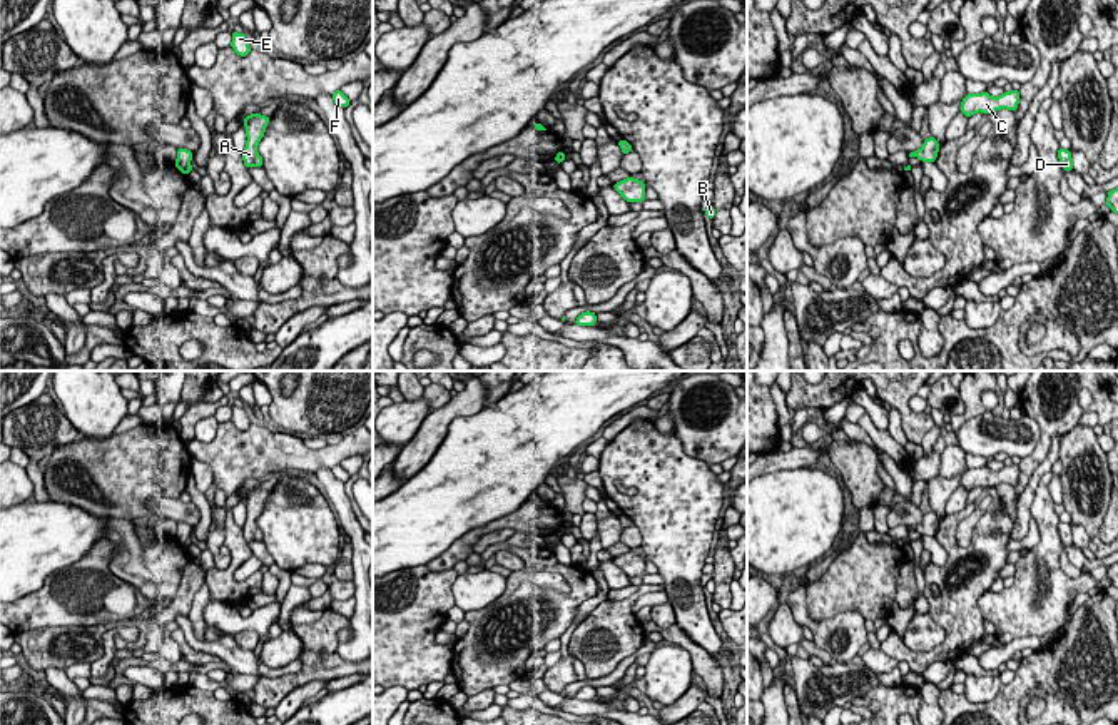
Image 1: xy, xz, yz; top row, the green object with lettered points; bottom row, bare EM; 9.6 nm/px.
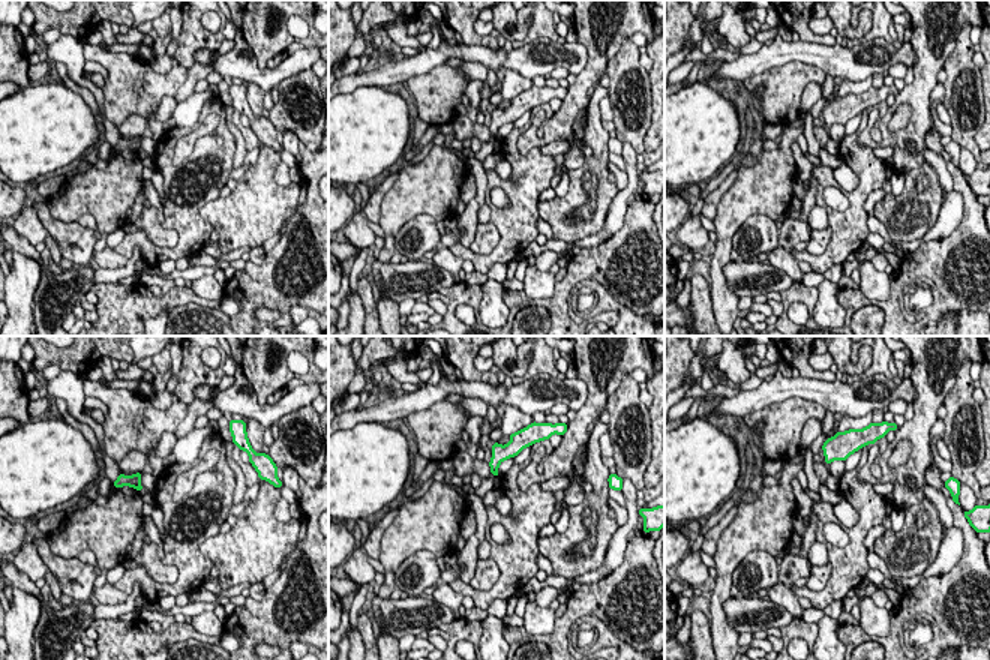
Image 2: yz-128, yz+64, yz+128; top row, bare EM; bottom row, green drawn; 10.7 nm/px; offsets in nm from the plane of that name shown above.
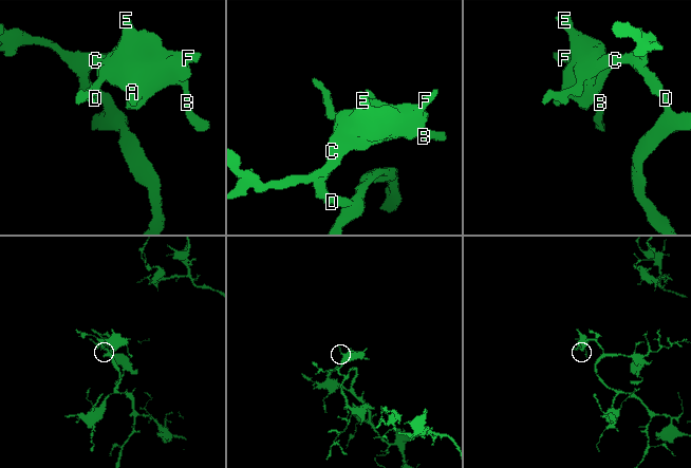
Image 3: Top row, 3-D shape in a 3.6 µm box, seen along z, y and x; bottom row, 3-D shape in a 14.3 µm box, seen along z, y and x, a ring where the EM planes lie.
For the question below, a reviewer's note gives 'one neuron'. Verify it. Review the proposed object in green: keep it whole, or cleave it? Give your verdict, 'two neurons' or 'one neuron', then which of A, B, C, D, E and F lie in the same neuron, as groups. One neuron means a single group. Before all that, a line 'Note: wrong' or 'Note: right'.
Note: right
one neuron; groups A B C D E F

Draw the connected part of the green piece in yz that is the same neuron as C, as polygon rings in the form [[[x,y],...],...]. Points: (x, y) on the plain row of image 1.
[[[1014,463],[1011,466],[1001,468],[999,471],[991,471],[988,466],[981,466],[981,468],[968,468],[963,473],[959,484],[966,491],[971,491],[978,486],[991,488],[999,483],[1008,483],[1014,486],[1018,483],[1018,478],[1019,478],[1019,464]]]

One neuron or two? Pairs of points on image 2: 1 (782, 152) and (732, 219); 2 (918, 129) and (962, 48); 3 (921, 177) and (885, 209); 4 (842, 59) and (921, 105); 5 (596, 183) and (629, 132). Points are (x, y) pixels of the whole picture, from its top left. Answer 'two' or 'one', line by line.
1: one
2: two
3: one
4: two
5: two

